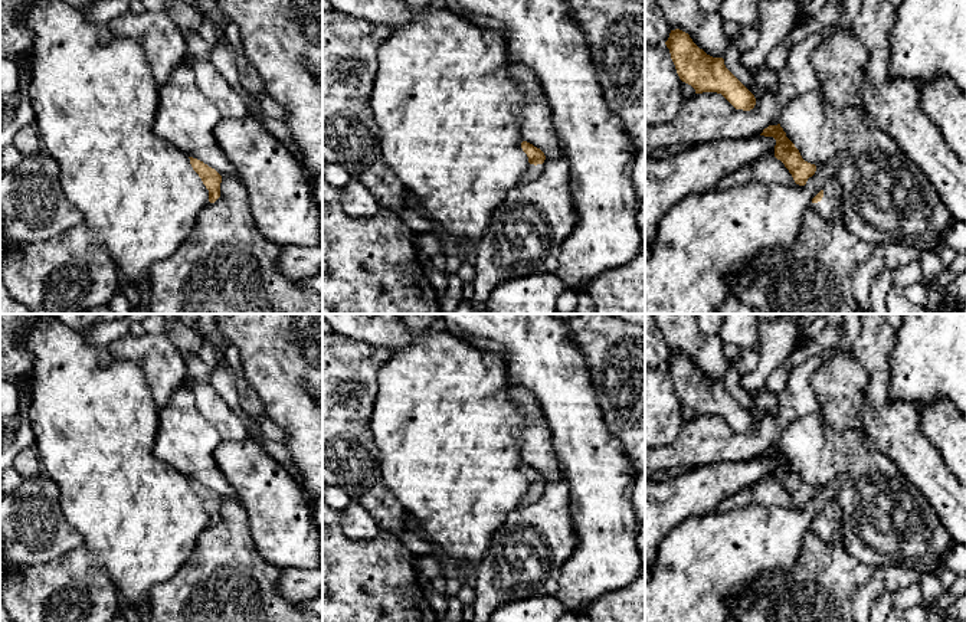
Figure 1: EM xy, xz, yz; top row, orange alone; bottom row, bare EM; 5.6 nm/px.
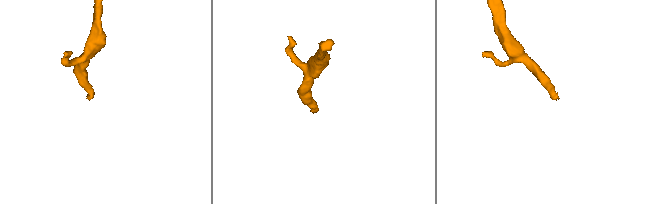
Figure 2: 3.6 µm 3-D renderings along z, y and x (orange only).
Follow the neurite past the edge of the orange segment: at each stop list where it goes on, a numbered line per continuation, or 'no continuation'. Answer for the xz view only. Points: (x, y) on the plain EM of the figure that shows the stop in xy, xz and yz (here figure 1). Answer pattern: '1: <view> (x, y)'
1: xz (533, 494)

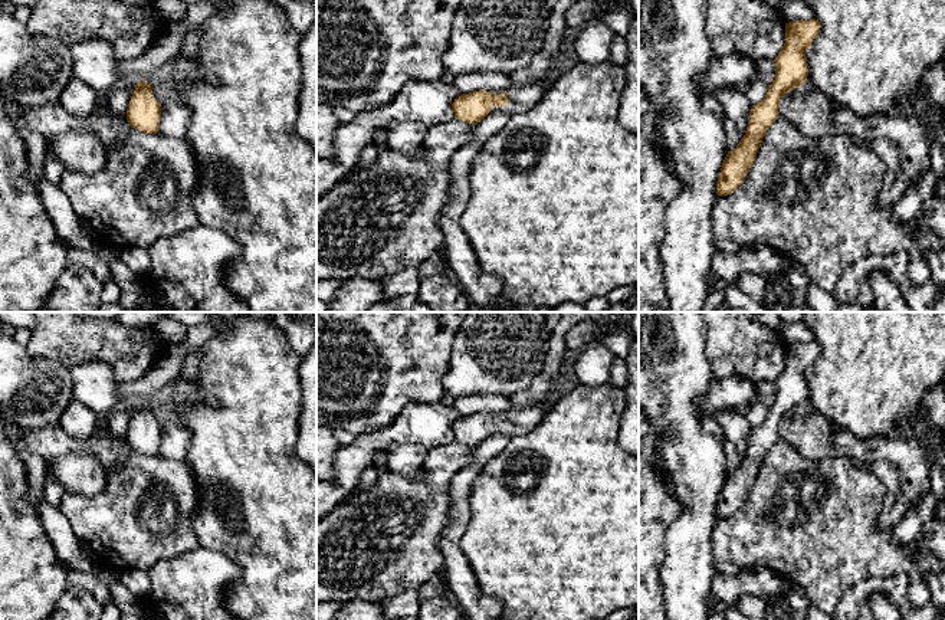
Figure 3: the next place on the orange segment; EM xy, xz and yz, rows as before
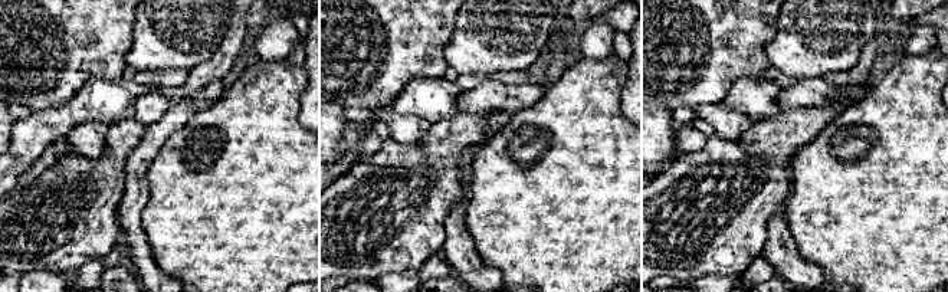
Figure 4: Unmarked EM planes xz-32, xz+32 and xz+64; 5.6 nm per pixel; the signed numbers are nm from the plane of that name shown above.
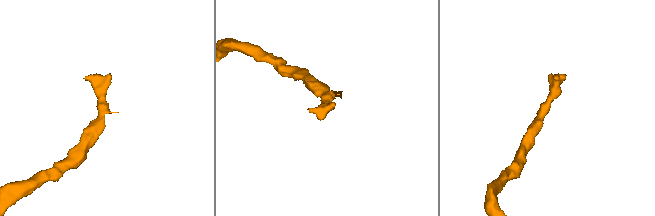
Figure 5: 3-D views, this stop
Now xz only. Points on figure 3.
1: xz (519, 422)

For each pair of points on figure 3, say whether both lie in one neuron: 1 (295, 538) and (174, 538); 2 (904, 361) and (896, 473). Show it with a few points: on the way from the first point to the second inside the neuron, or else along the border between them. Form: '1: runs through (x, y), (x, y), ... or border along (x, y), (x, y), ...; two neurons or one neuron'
1: border along (200, 505), (193, 517), (193, 532), (199, 545); two neurons
2: border along (914, 433), (875, 436), (866, 440); two neurons

